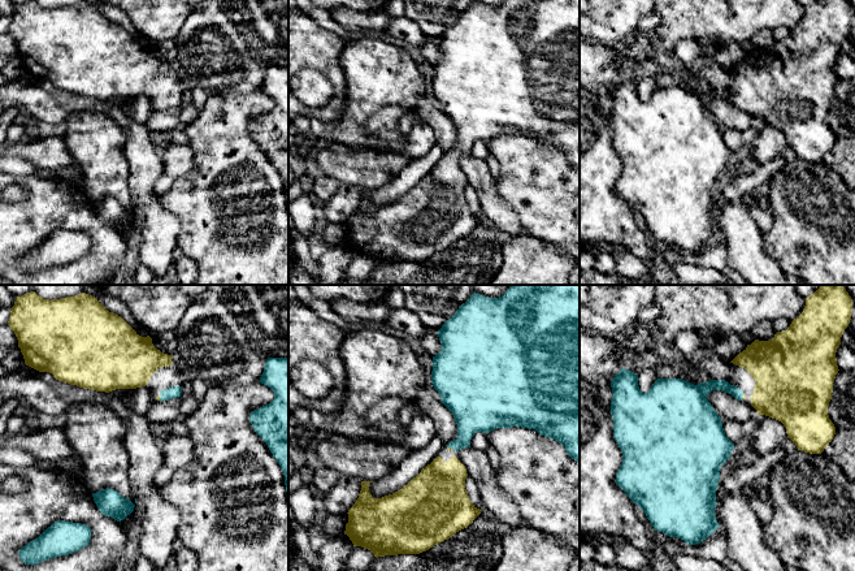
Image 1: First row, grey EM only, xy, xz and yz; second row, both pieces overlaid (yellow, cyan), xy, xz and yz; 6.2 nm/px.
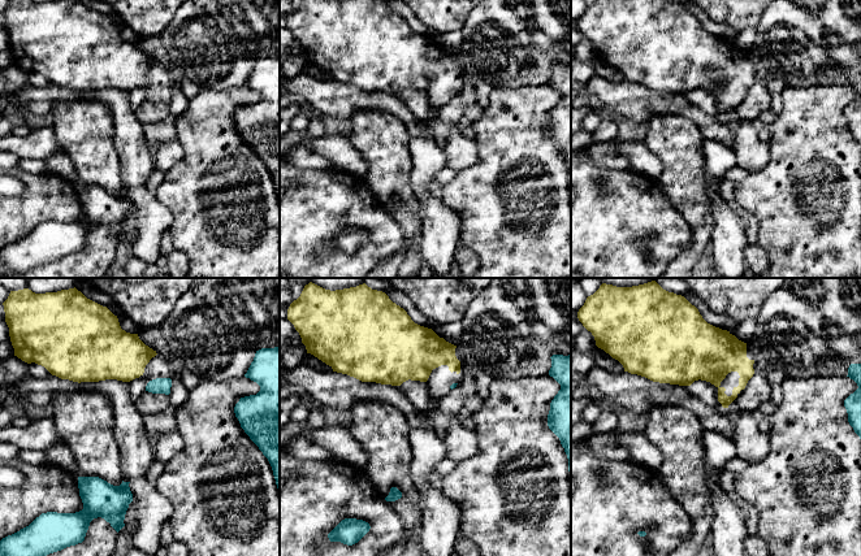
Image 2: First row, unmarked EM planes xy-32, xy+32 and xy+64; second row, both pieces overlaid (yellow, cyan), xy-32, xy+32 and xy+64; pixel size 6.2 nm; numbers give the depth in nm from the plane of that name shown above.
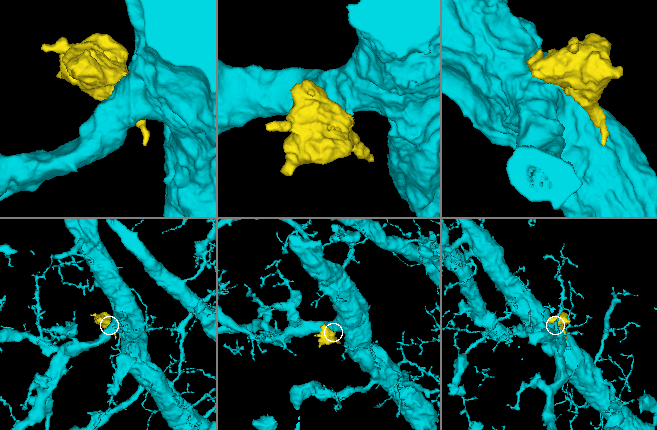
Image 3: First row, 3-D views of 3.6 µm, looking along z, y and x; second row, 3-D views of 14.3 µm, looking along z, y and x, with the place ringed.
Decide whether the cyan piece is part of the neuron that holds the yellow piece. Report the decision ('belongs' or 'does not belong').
belongs

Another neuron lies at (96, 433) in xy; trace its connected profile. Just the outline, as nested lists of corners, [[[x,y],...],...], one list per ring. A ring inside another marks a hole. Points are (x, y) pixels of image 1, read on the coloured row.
[[[74,403],[65,411],[65,436],[83,466],[92,493],[112,488],[135,505],[125,447],[126,423],[109,406]]]

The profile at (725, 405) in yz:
[[[712,390],[707,395],[707,399],[721,419],[745,423],[752,418],[758,418],[758,412],[751,405],[735,399],[729,393]]]

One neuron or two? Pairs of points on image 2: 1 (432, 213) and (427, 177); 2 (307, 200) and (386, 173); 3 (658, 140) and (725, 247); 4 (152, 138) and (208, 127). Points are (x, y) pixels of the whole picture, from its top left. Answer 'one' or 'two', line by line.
1: one
2: two
3: two
4: two

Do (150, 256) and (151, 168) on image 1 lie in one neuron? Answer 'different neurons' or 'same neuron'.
same neuron

